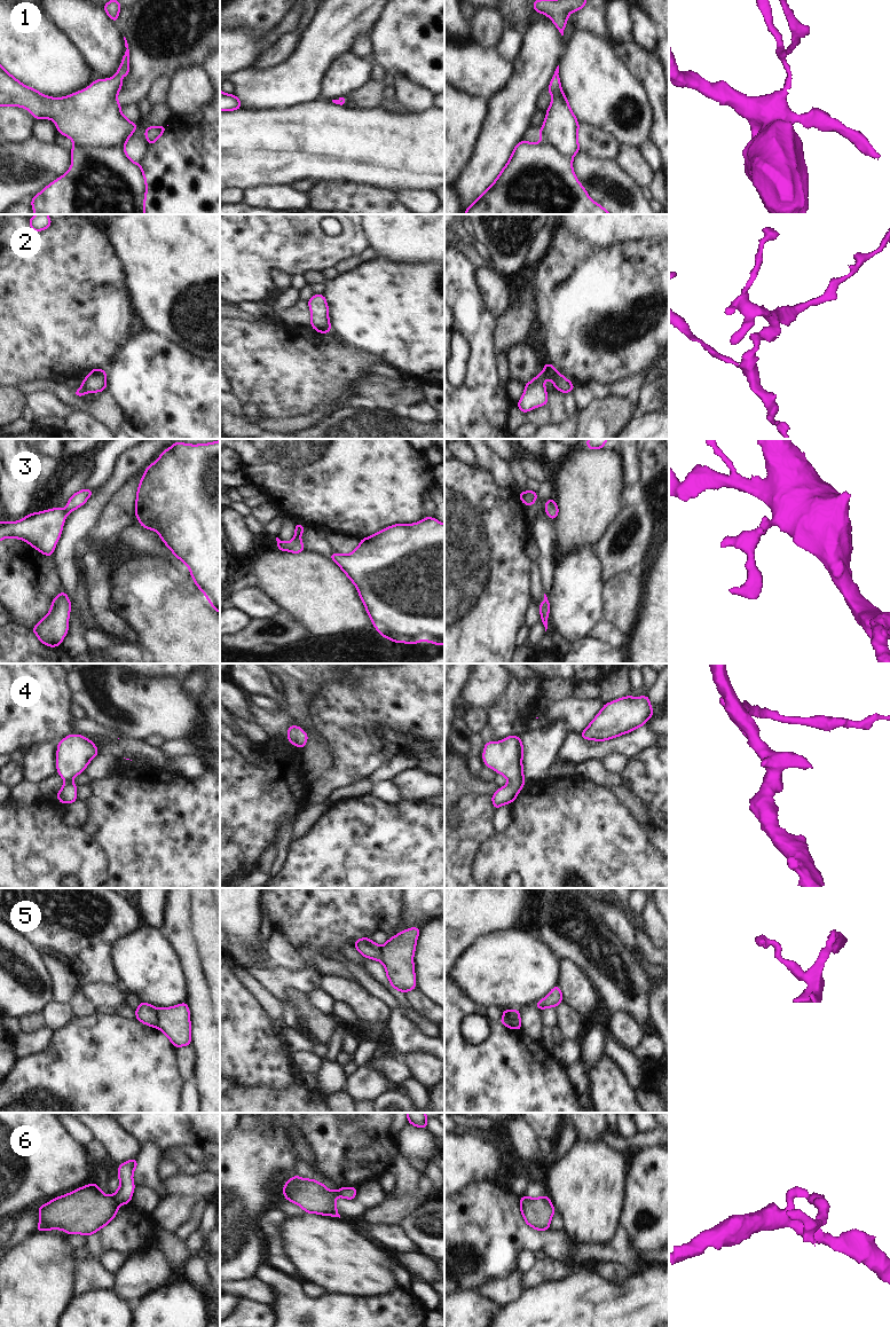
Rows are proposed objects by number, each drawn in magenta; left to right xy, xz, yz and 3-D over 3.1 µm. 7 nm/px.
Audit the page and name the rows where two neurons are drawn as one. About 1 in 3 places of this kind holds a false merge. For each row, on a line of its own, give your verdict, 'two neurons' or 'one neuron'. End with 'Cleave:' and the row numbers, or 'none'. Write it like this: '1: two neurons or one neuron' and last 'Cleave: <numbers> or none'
1: one neuron
2: one neuron
3: one neuron
4: one neuron
5: two neurons
6: two neurons
Cleave: 5, 6

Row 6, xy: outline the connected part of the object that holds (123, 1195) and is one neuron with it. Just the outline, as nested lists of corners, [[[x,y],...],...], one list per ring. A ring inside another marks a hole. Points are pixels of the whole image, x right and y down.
[[[132,1159],[118,1165],[118,1179],[120,1181],[120,1186],[112,1195],[118,1204],[128,1204],[131,1202],[135,1189],[133,1172],[136,1167],[136,1159]]]

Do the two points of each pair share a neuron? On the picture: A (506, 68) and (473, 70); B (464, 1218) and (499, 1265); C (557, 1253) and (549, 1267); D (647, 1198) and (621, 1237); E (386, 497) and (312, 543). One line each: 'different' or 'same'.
A: same
B: same
C: different
D: different
E: different

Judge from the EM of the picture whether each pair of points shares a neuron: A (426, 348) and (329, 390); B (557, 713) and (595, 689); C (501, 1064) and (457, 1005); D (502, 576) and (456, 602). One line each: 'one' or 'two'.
A: two
B: two
C: one
D: one

